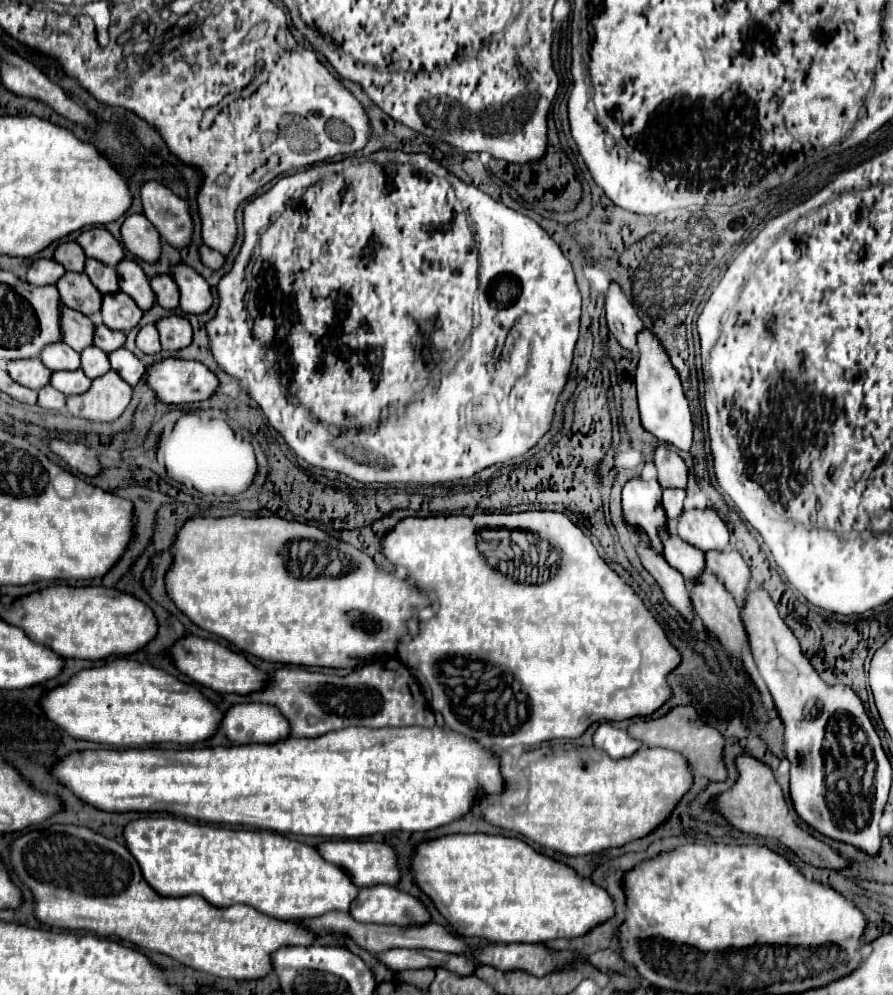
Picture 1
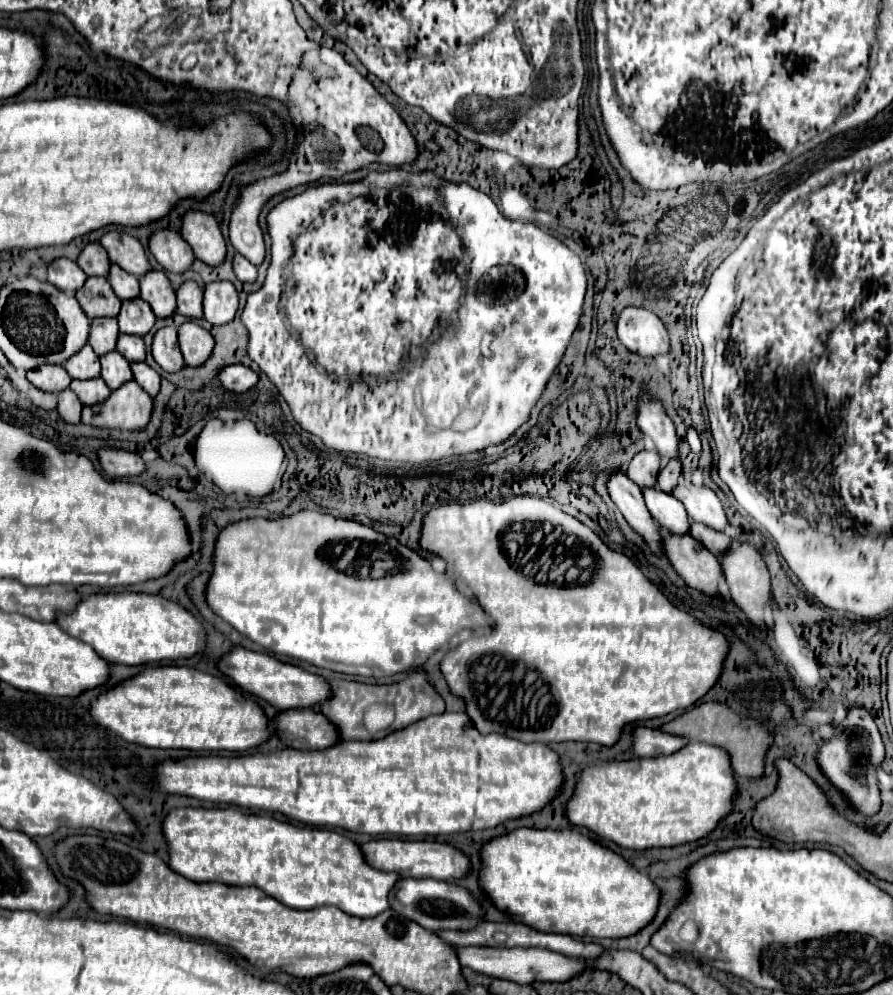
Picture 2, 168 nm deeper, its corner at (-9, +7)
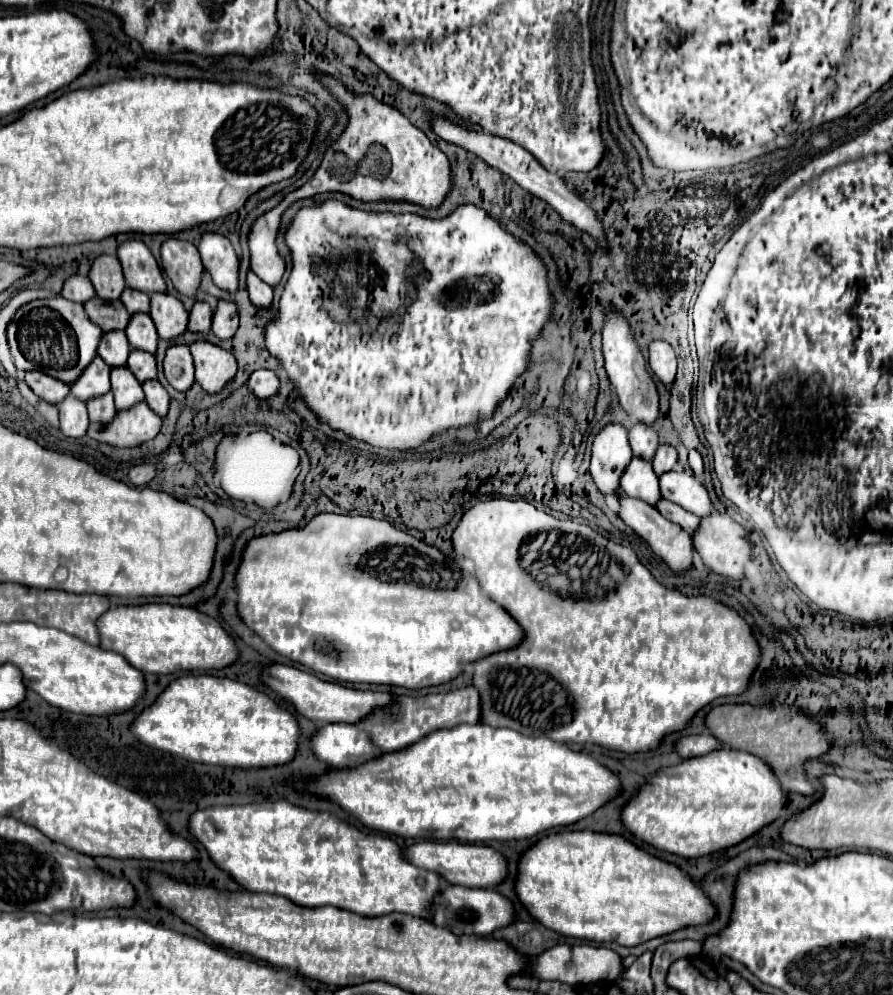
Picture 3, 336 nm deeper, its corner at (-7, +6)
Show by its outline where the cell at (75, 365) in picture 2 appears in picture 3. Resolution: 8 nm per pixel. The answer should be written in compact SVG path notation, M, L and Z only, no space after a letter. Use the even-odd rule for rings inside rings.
M94 357L92 363L82 371L82 375L70 385L70 393L88 401L92 397L104 395L110 391L110 367L104 365L100 357Z

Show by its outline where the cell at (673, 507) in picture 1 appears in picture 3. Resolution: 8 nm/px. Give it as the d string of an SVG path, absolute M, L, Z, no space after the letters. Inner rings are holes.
M660 445L658 451L656 451L656 457L652 461L652 469L654 473L660 477L664 473L668 473L678 461L678 455L676 455L676 449L670 447L670 445Z

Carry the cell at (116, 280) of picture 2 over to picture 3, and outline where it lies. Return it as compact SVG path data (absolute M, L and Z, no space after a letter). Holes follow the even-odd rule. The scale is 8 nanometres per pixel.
M126 287L120 299L122 299L124 307L128 309L128 313L140 313L140 311L146 313L148 311L148 295L146 293L140 293L138 289Z

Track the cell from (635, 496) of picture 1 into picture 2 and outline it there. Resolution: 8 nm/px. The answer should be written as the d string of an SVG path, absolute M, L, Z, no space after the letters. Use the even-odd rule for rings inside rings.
M642 450L632 458L628 466L628 476L638 486L656 486L656 476L660 466L662 466L662 458L658 456L656 450Z

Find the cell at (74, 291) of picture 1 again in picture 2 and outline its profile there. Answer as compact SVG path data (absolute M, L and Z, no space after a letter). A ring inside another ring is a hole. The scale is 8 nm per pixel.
M88 278L86 284L76 292L76 300L80 302L88 318L116 318L122 306L122 300L114 296L114 290L110 288L106 278Z

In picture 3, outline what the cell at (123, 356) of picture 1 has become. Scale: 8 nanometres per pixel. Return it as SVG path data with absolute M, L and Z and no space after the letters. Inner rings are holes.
M158 379L144 381L144 383L142 383L142 389L144 389L144 393L146 393L146 403L150 405L150 409L152 409L154 413L158 413L160 417L164 417L166 411L168 411L168 401L170 401L166 389L158 383Z

